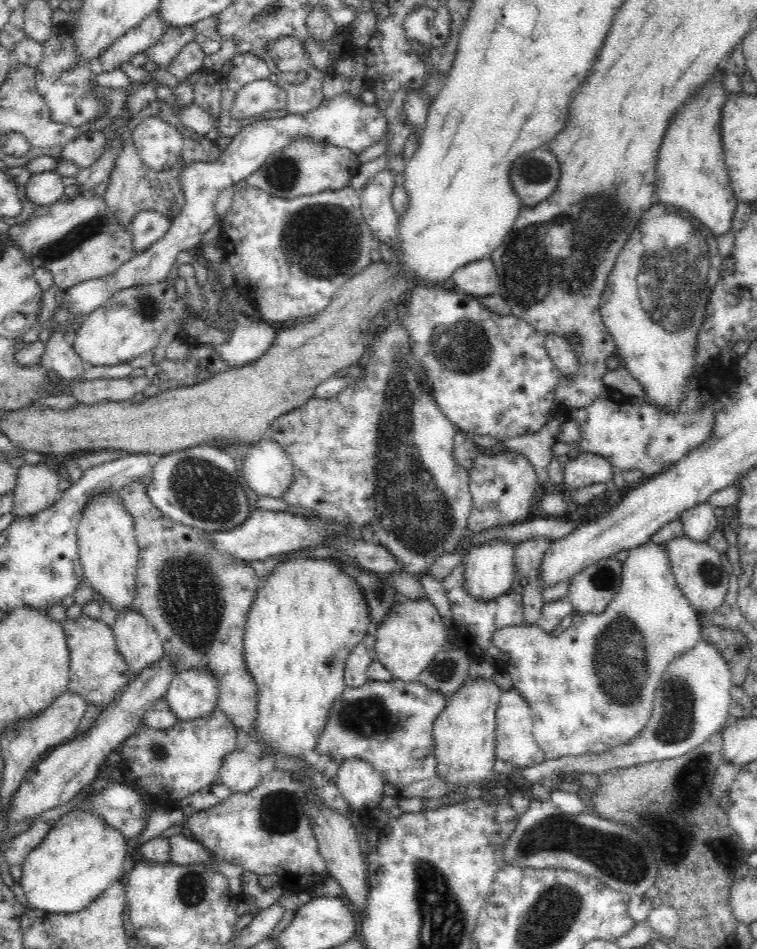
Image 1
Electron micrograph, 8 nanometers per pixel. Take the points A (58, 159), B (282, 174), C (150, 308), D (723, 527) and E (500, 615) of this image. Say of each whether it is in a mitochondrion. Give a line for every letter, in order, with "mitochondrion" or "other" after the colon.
A: other
B: mitochondrion
C: mitochondrion
D: other
E: other

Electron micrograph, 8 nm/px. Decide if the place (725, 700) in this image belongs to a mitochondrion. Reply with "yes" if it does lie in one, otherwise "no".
no

